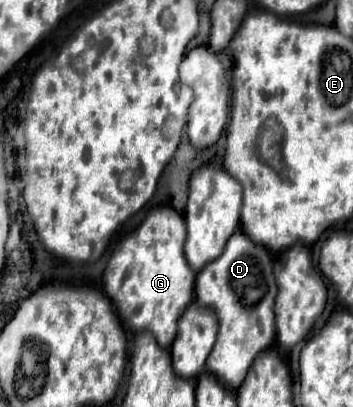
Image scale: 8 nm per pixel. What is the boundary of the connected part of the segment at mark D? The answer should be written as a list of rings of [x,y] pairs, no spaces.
[[[237,230],[225,252],[207,264],[195,282],[197,304],[205,310],[213,310],[217,318],[217,340],[207,358],[207,372],[213,374],[225,388],[237,390],[253,360],[275,344],[275,314],[273,300],[277,296],[277,284],[273,276],[273,260],[265,248],[257,248],[241,230]]]

